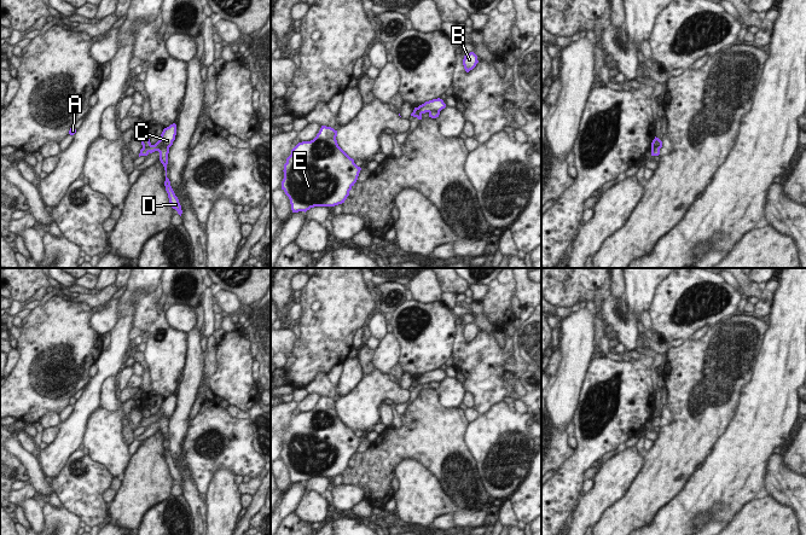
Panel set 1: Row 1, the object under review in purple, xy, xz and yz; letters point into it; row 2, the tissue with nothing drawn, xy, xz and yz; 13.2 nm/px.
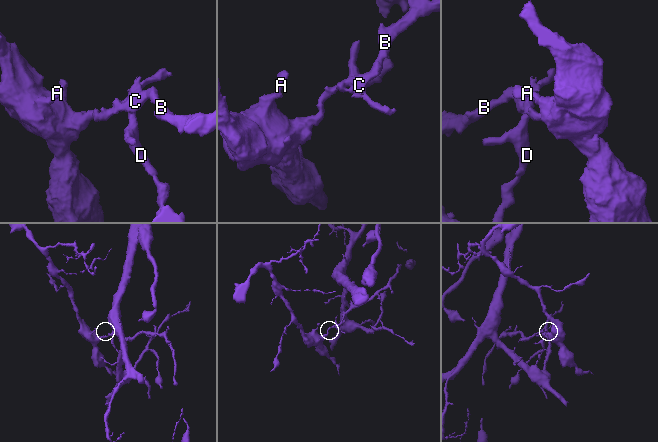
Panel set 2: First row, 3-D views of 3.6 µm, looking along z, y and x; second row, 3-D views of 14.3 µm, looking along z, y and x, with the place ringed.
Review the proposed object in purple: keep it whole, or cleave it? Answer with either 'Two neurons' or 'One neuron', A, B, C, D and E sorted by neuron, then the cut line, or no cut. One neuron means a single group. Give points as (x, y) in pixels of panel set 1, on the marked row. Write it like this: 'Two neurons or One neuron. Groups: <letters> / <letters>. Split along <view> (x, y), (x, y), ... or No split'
Two neurons. Groups: A B C E / D. Split along xy (168, 146), (161, 146), (157, 150).

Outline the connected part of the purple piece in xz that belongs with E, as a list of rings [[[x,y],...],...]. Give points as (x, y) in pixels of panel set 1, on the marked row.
[[[321,126],[311,141],[298,143],[284,164],[282,190],[290,199],[292,213],[314,207],[335,207],[344,203],[361,170],[337,144],[337,130]]]

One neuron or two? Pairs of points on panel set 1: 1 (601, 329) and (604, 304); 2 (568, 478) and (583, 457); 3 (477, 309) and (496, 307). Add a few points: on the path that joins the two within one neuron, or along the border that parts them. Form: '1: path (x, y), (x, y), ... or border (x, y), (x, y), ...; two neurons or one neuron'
1: border (596, 310), (608, 327); two neurons
2: path (570, 474), (579, 461); one neuron
3: border (479, 301), (482, 306), (482, 314), (494, 327); two neurons

